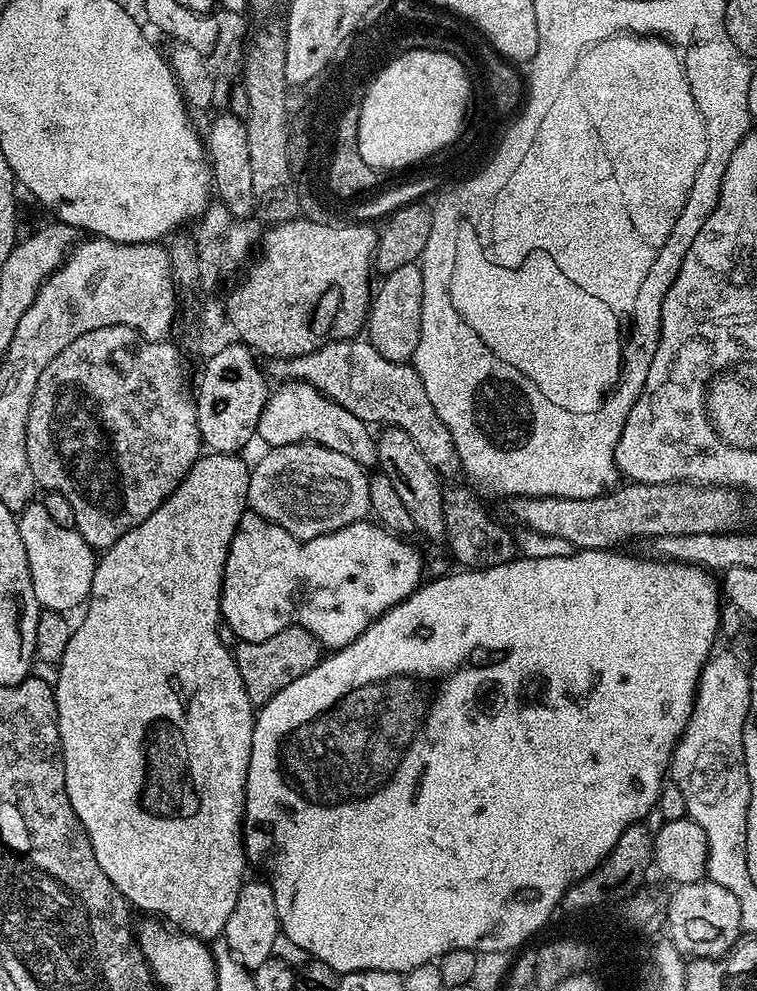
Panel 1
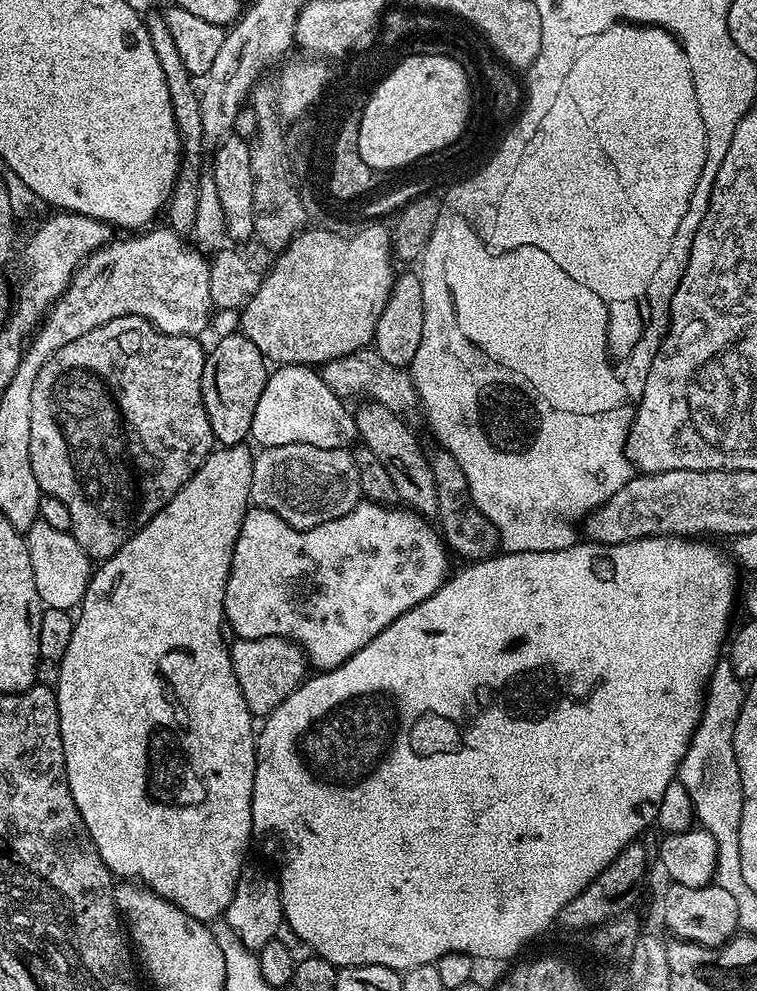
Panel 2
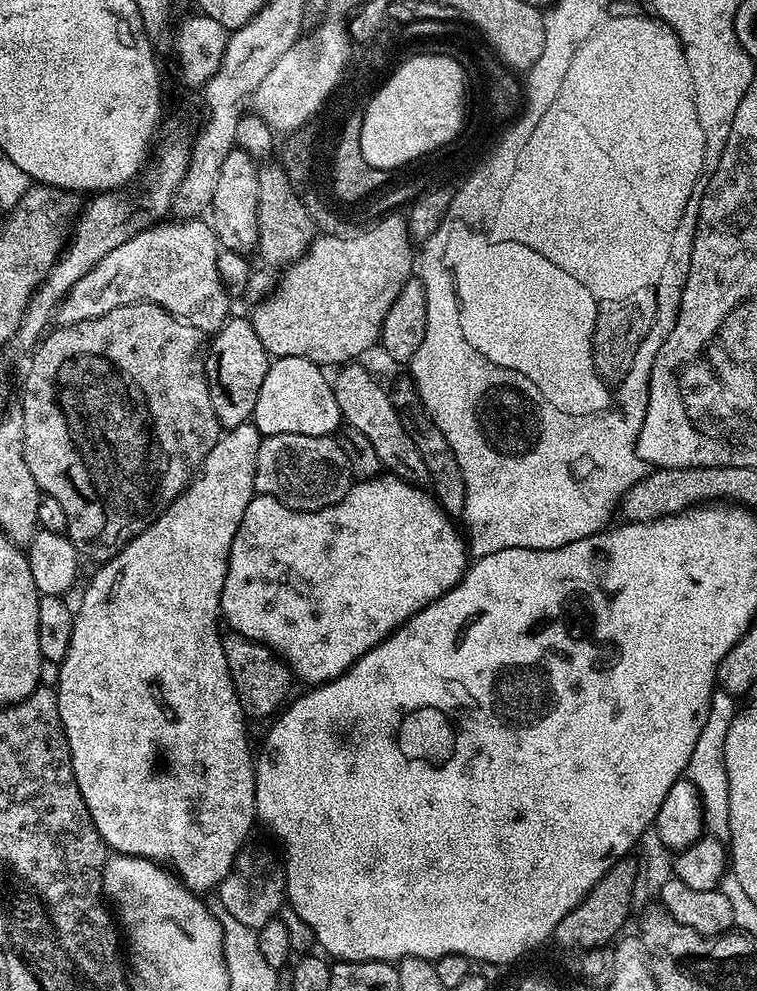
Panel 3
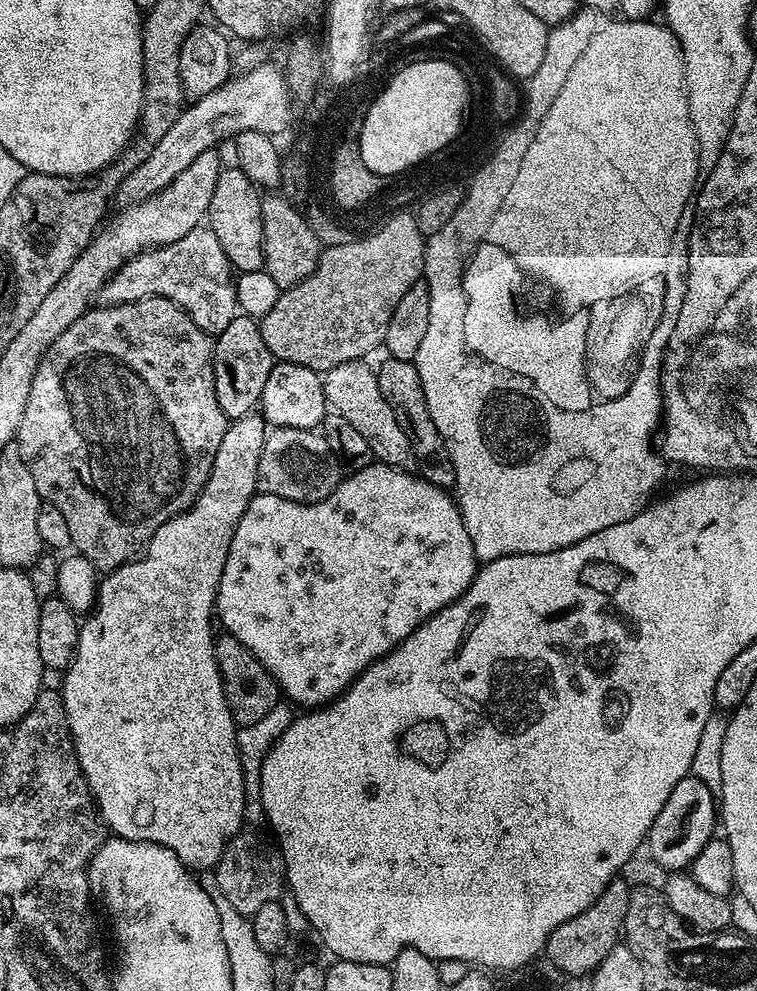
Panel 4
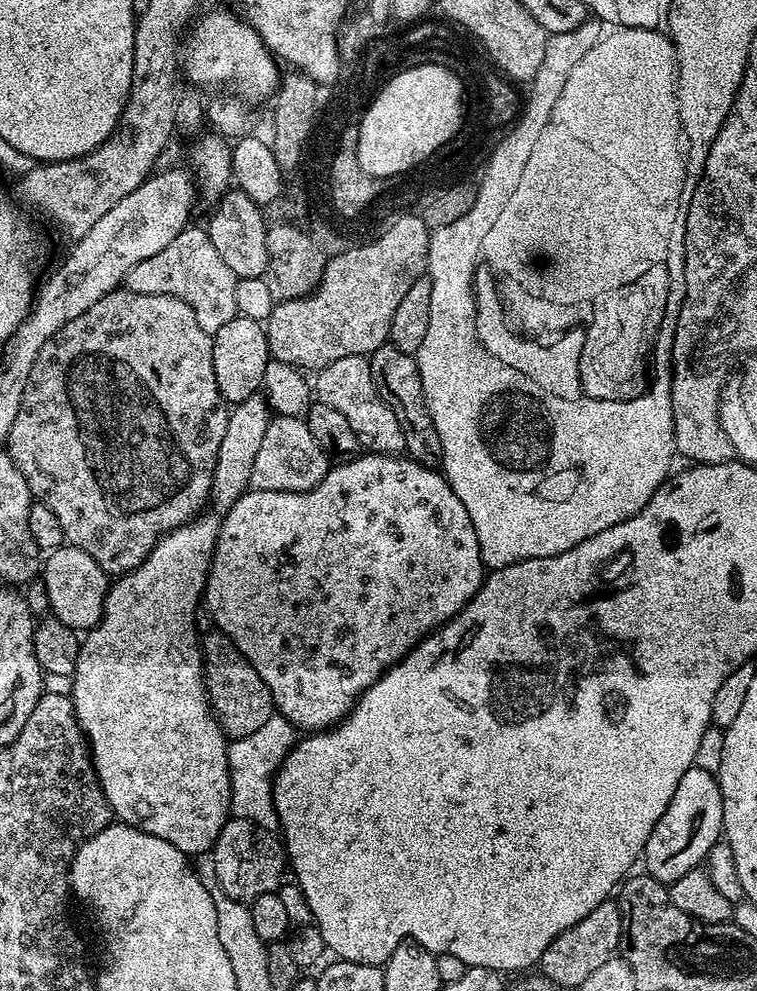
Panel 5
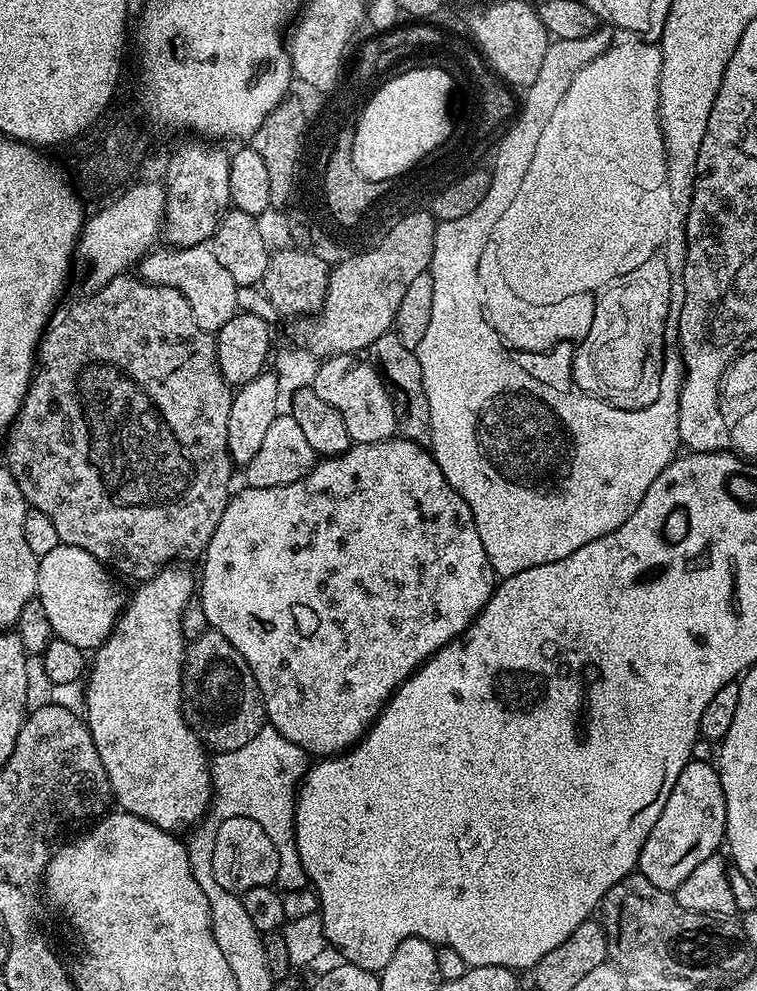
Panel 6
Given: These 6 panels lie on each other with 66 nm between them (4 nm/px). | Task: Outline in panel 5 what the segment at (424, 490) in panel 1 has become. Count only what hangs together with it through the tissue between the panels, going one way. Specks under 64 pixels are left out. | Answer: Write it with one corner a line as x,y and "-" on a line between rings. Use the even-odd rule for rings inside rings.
351,356
350,358
338,358
338,362
330,362
324,368
319,369
315,373
316,376
316,384
314,380
314,392
318,395
319,403
325,404
326,406
334,406
334,410
339,410
340,413
346,419
350,421
350,426
354,429
354,434
358,434
358,442
360,443
361,449
367,450
372,454
400,454
404,452
404,439
402,438
402,426
398,426
398,418
394,418
394,410
390,410
390,406
387,402
381,398
378,394
378,390
376,389
376,383
374,382
374,378
372,377
372,362
368,356

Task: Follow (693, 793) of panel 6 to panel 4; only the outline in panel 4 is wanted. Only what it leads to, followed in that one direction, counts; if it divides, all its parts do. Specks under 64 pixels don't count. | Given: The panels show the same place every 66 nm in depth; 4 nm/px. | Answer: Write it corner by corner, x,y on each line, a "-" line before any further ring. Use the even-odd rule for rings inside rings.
691,774
684,776
674,790
670,790
670,798
666,798
666,806
654,818
654,826
650,826
646,843
653,851
653,858
659,866
669,873
687,869
694,858
698,858
698,850
713,839
718,828
718,800
708,789
706,782

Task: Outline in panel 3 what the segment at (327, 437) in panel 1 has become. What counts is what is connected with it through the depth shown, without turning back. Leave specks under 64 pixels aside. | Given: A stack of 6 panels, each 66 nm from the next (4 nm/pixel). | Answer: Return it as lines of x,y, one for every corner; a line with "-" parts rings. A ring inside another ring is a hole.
277,356
269,363
266,378
262,378
262,390
258,390
258,402
254,402
251,419
261,437
282,434
332,436
341,427
336,390
333,381
324,377
324,372
321,365
306,358

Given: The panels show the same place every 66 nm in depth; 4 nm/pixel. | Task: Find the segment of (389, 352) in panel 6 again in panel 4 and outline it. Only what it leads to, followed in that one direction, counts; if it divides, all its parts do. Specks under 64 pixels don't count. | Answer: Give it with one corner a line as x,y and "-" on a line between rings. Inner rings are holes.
384,358
376,368
376,377
378,390
382,390
382,398
386,398
390,410
394,410
394,418
398,418
398,426
406,430
406,438
410,438
410,446
418,461
419,475
434,486
445,490
451,489
456,482
454,462
446,450
446,442
442,434
438,434
438,426
434,426
434,418
430,418
430,406
426,406
422,378
418,378
415,363
411,360

